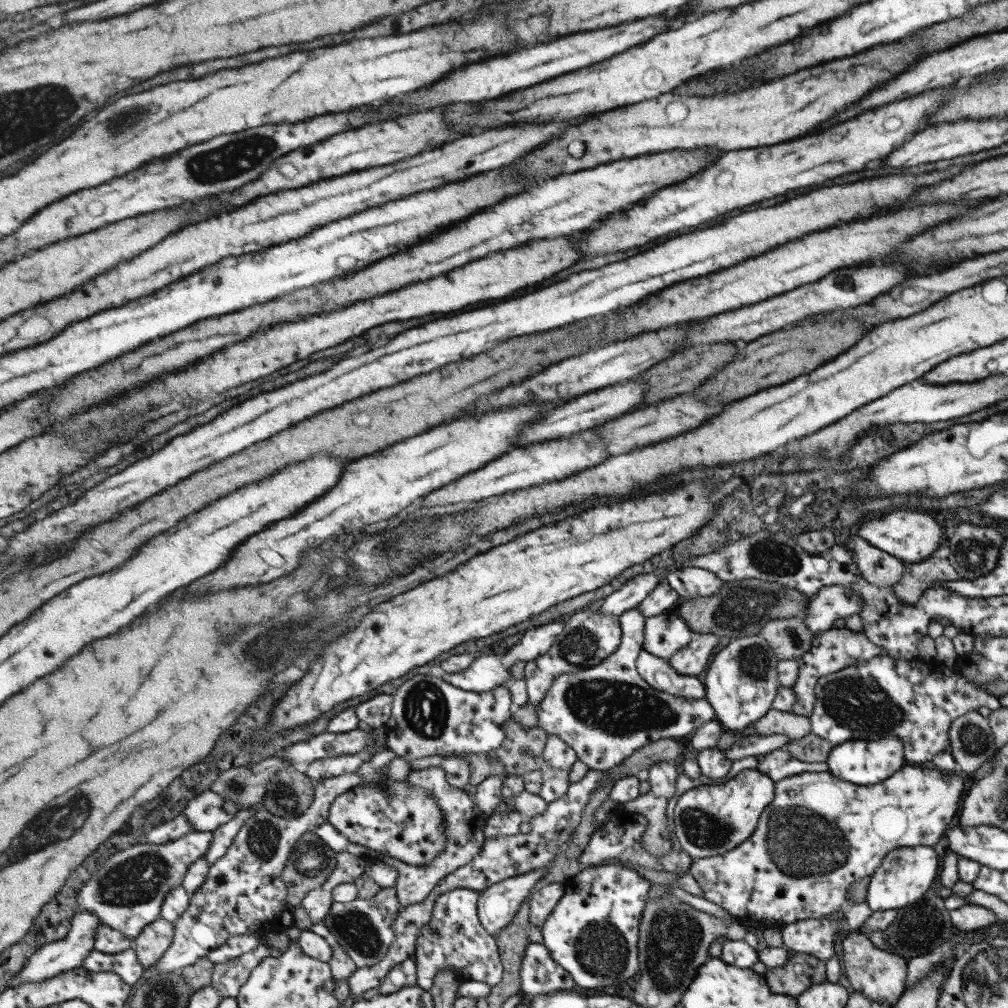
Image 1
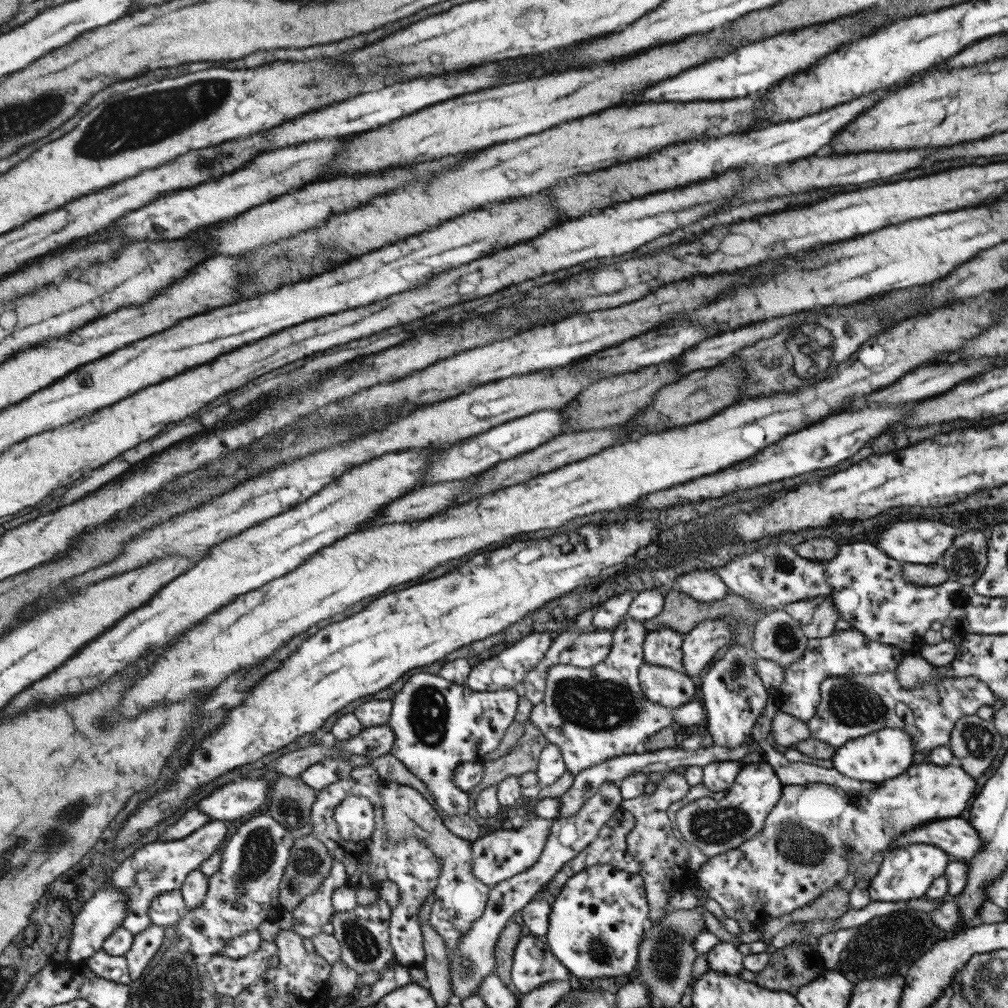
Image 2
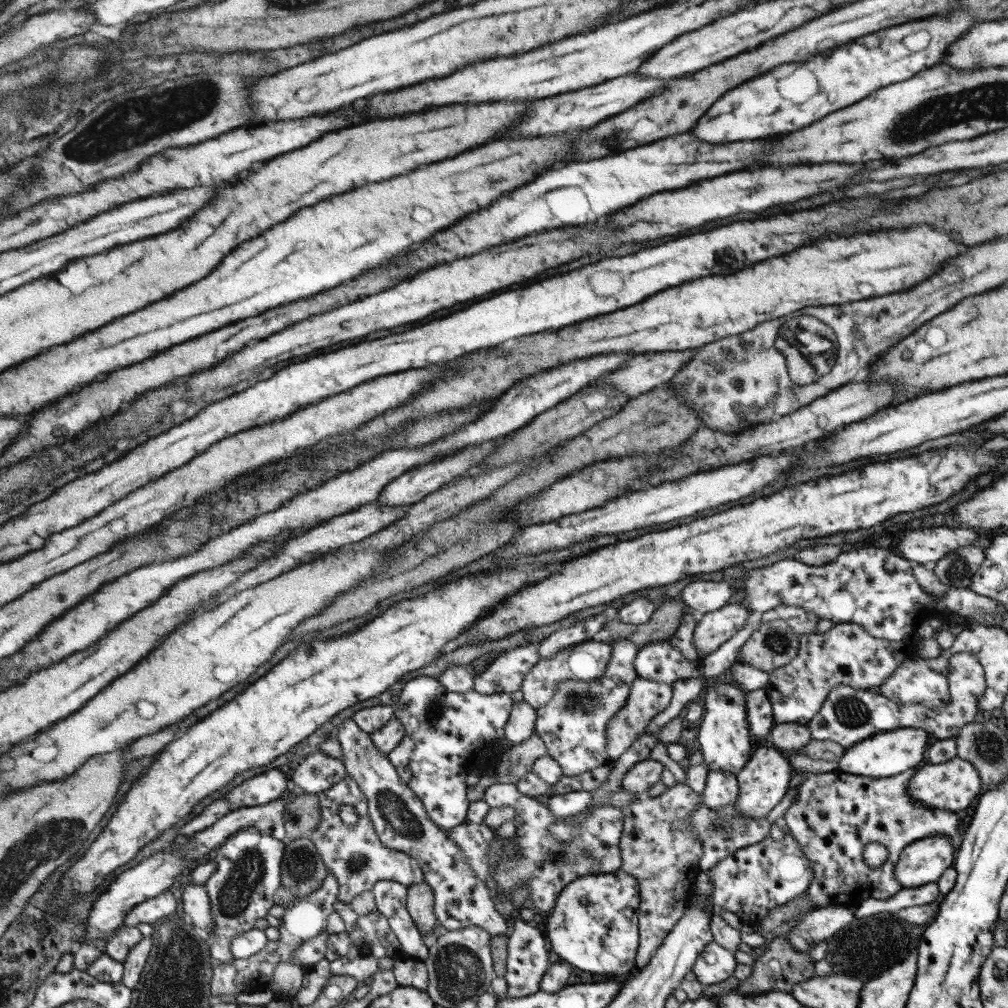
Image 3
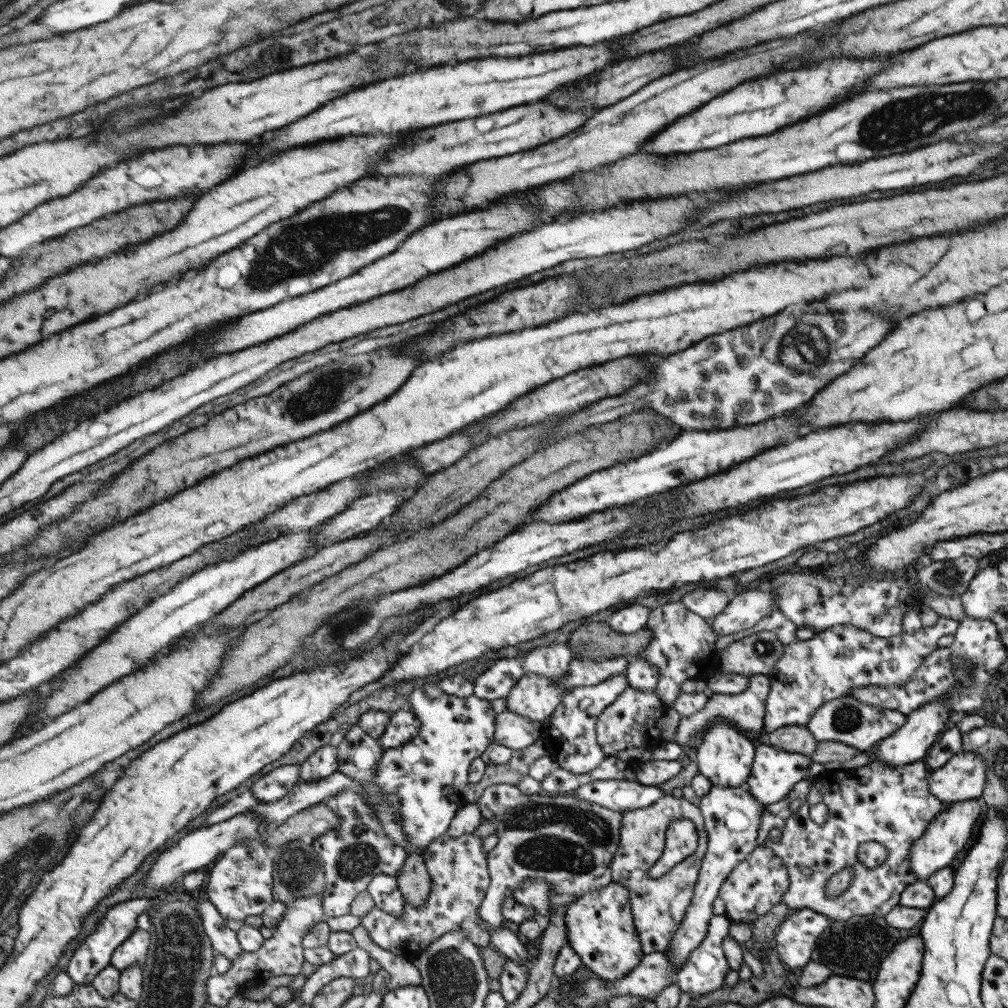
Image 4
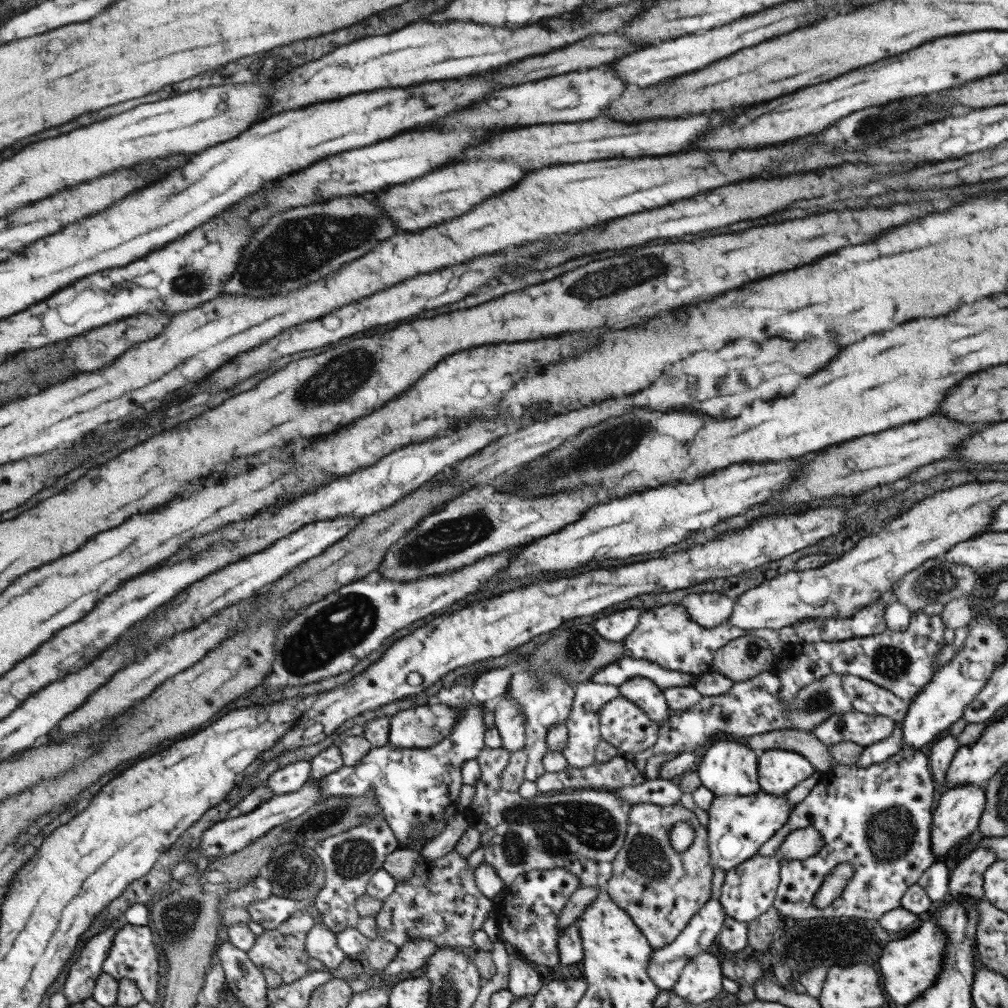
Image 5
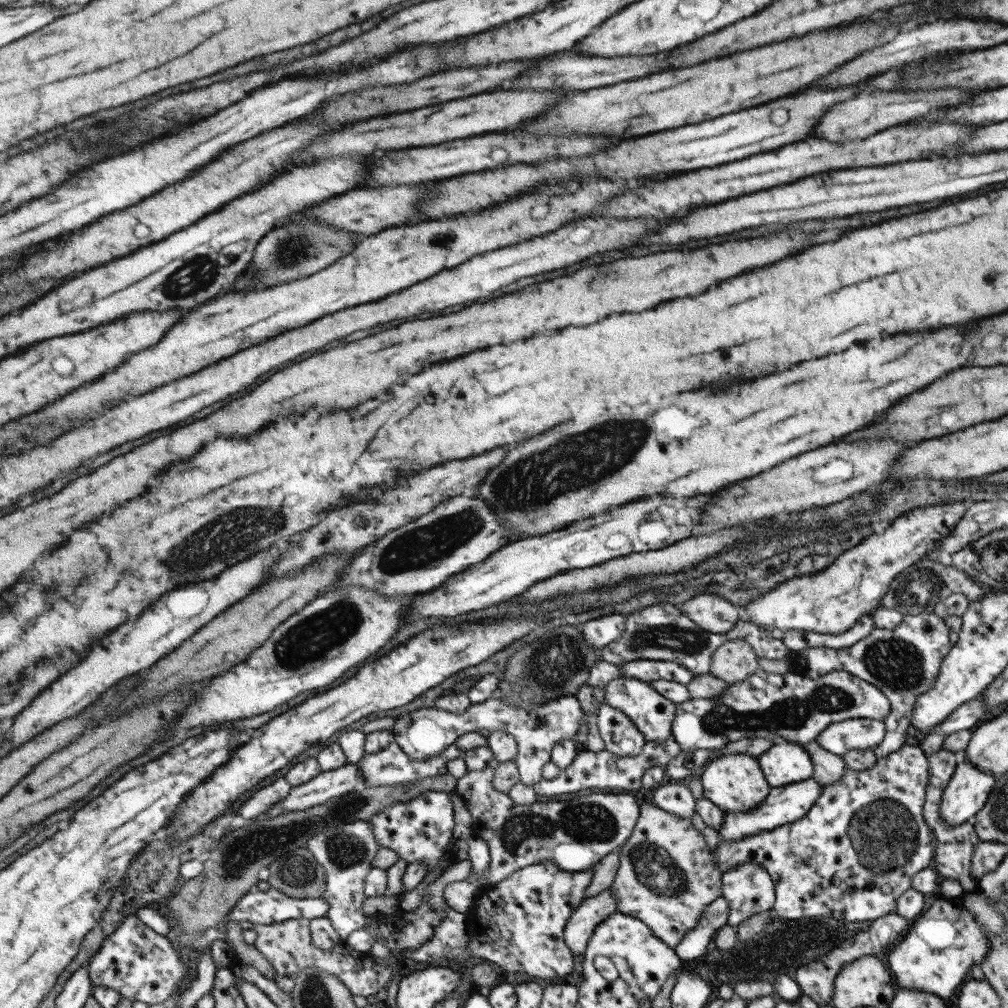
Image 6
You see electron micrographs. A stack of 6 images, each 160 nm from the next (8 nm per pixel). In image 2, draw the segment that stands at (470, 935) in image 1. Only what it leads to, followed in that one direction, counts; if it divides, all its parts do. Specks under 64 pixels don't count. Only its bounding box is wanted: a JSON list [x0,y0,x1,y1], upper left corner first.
[379,780,491,950]

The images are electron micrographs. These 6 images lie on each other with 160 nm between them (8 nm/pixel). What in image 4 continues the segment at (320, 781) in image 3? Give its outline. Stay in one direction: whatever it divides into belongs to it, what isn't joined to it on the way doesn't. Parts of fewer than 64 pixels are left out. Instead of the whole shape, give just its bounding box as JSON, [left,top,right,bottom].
[301,744,339,782]

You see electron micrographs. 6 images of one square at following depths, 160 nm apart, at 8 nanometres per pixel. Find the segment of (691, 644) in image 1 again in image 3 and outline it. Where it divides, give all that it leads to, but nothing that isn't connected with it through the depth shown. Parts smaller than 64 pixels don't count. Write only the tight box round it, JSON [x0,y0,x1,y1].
[692,603,749,656]

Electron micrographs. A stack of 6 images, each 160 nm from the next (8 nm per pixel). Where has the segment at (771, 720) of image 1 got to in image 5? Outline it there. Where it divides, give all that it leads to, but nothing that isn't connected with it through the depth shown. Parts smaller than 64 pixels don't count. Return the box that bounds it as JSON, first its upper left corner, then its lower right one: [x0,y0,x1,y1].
[745,729,834,774]

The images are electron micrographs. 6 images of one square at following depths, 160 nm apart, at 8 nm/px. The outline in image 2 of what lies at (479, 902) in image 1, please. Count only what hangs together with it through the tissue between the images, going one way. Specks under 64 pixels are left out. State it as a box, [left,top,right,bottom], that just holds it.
[448,782,622,1003]

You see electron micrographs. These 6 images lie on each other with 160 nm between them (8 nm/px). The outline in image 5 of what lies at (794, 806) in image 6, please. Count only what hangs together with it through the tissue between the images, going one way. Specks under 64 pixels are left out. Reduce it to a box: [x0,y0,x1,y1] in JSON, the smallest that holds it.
[706,791,791,872]

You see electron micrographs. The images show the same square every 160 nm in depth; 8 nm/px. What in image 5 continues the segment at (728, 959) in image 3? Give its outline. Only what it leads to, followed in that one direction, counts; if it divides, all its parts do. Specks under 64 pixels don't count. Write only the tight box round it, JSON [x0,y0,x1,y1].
[670,950,723,1004]

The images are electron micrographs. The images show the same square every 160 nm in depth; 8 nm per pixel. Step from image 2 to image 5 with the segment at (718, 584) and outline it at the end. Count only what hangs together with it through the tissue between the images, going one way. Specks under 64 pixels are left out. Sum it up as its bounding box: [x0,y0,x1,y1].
[679,592,734,628]

